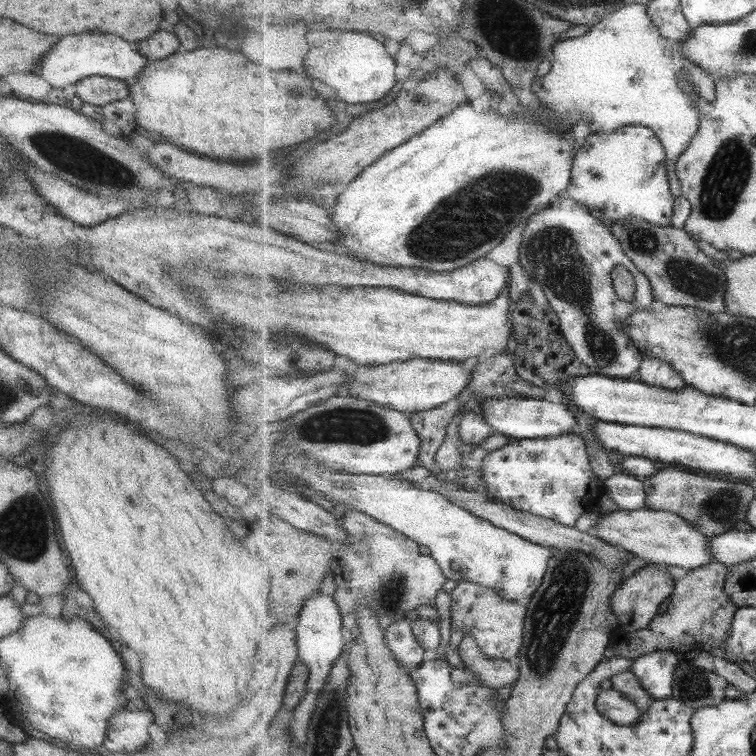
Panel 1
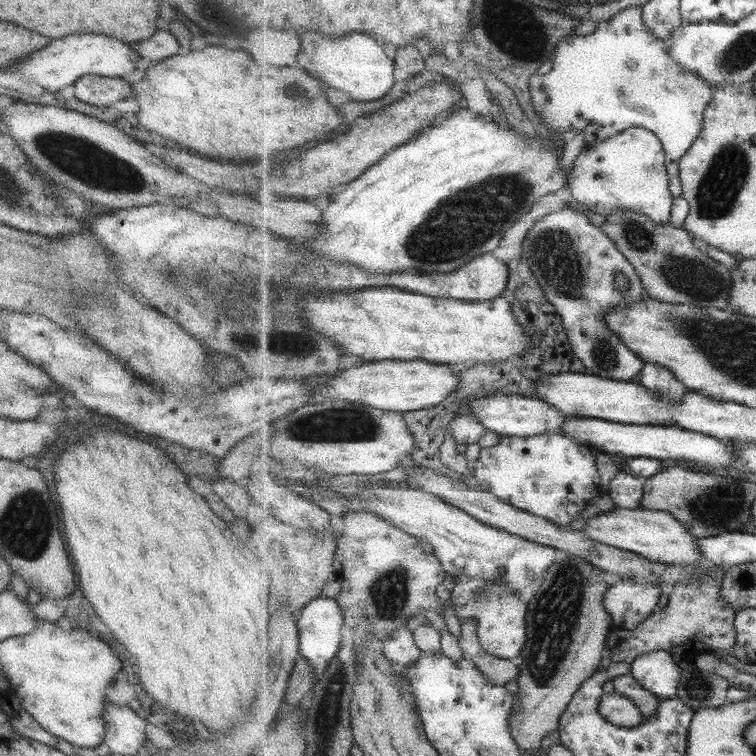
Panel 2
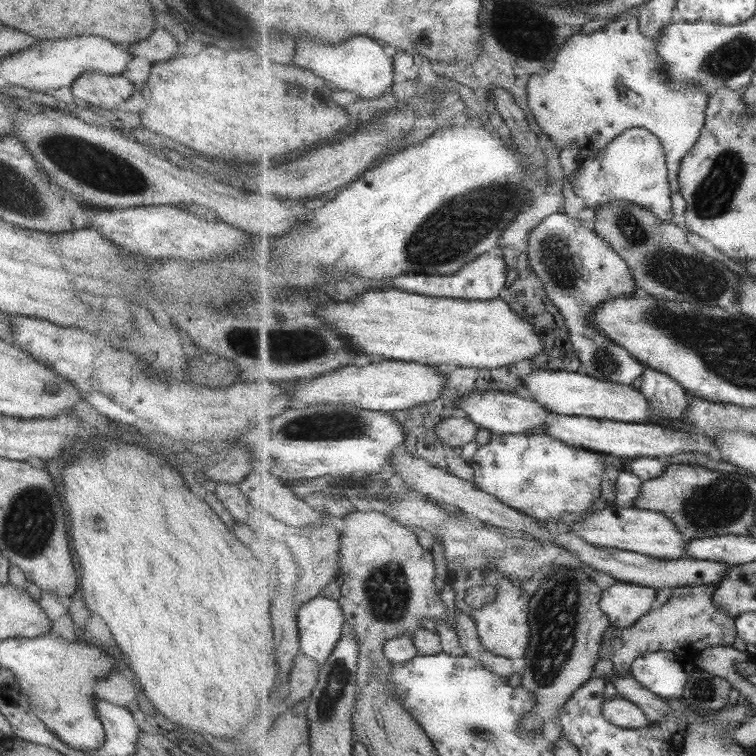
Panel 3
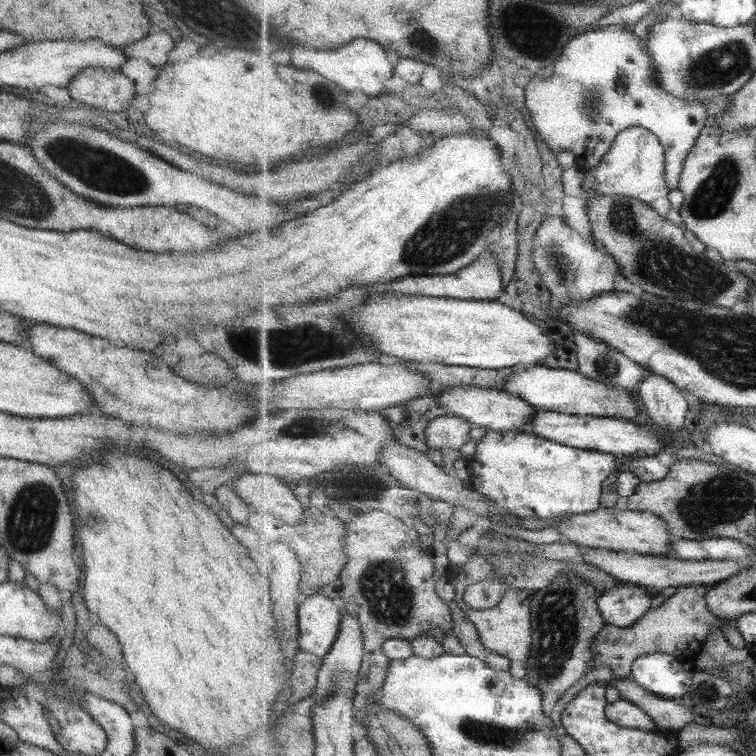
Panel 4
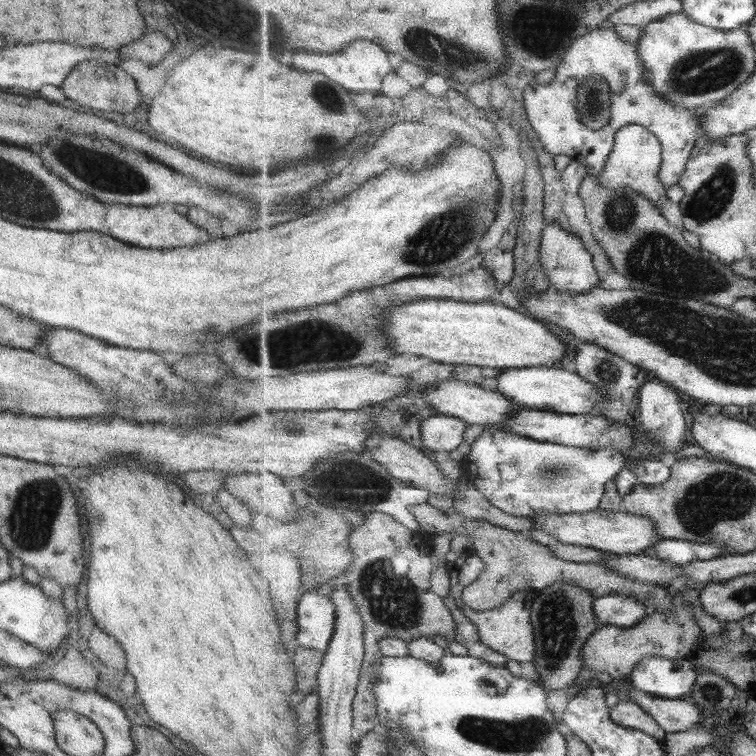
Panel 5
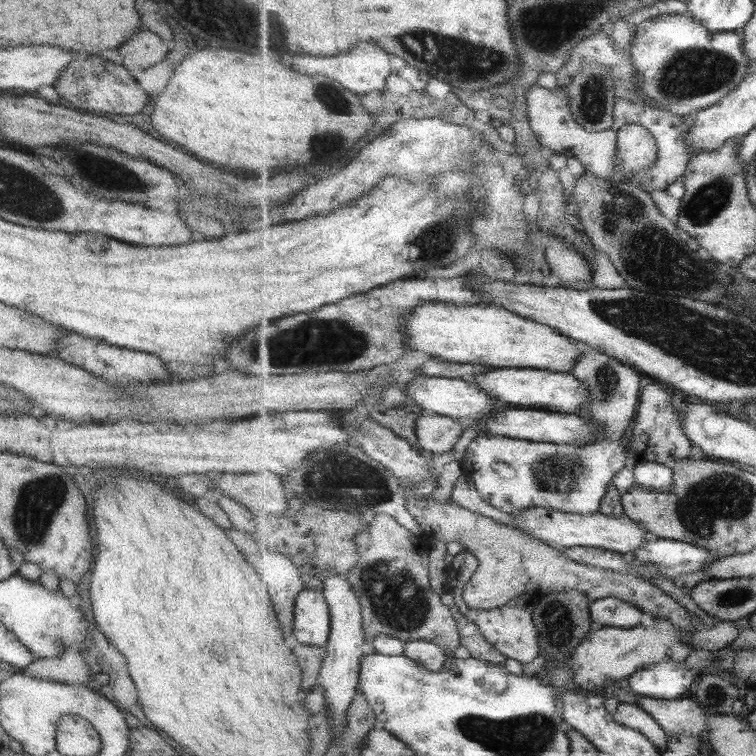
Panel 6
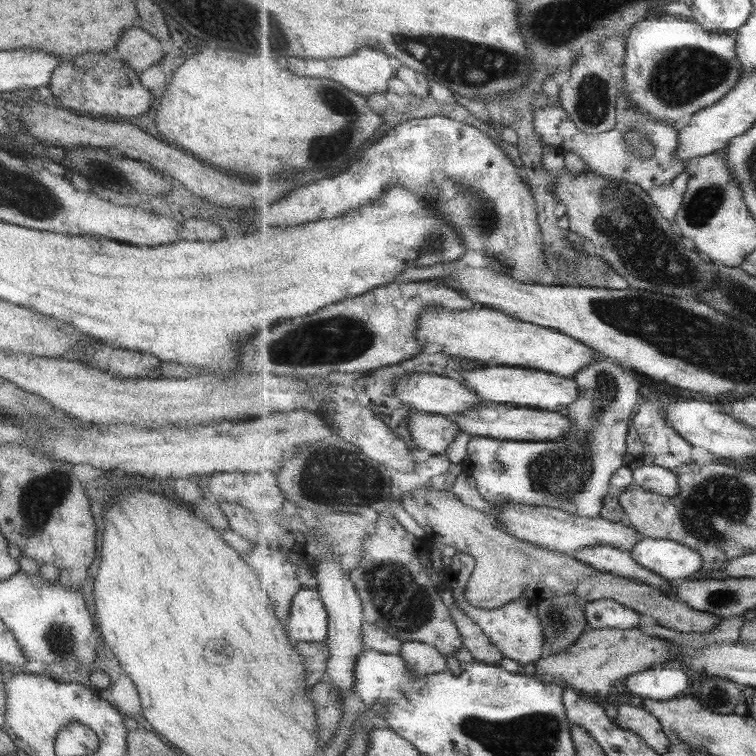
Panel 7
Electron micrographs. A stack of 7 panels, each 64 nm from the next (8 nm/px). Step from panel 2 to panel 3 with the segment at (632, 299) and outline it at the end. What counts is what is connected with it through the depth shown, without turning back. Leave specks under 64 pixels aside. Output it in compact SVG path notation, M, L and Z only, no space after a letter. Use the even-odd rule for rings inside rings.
M552 213L544 218L528 237L527 256L531 268L543 281L549 298L555 302L565 318L572 346L583 362L583 372L597 380L624 386L638 386L646 366L636 360L625 348L618 346L590 322L595 308L611 298L625 298L637 294L635 277L627 261L601 237L595 228L575 225L567 213Z

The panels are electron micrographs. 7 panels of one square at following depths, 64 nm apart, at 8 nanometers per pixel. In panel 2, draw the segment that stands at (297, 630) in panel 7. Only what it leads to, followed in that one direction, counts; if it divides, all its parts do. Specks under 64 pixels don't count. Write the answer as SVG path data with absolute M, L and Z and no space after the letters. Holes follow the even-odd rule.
M328 598L313 600L298 614L300 654L315 666L317 670L317 683L323 678L323 674L325 674L325 670L327 670L331 660L341 650L341 630L343 630L345 619L344 612L341 612L341 606L337 604L335 599Z

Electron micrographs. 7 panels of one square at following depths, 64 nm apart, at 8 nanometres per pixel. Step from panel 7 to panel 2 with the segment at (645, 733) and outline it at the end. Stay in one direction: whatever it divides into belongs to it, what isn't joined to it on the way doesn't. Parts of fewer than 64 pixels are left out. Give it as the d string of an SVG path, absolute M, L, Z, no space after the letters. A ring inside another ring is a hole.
M616 690L603 695L599 712L611 721L611 724L625 728L633 728L645 723L645 716L638 705Z

